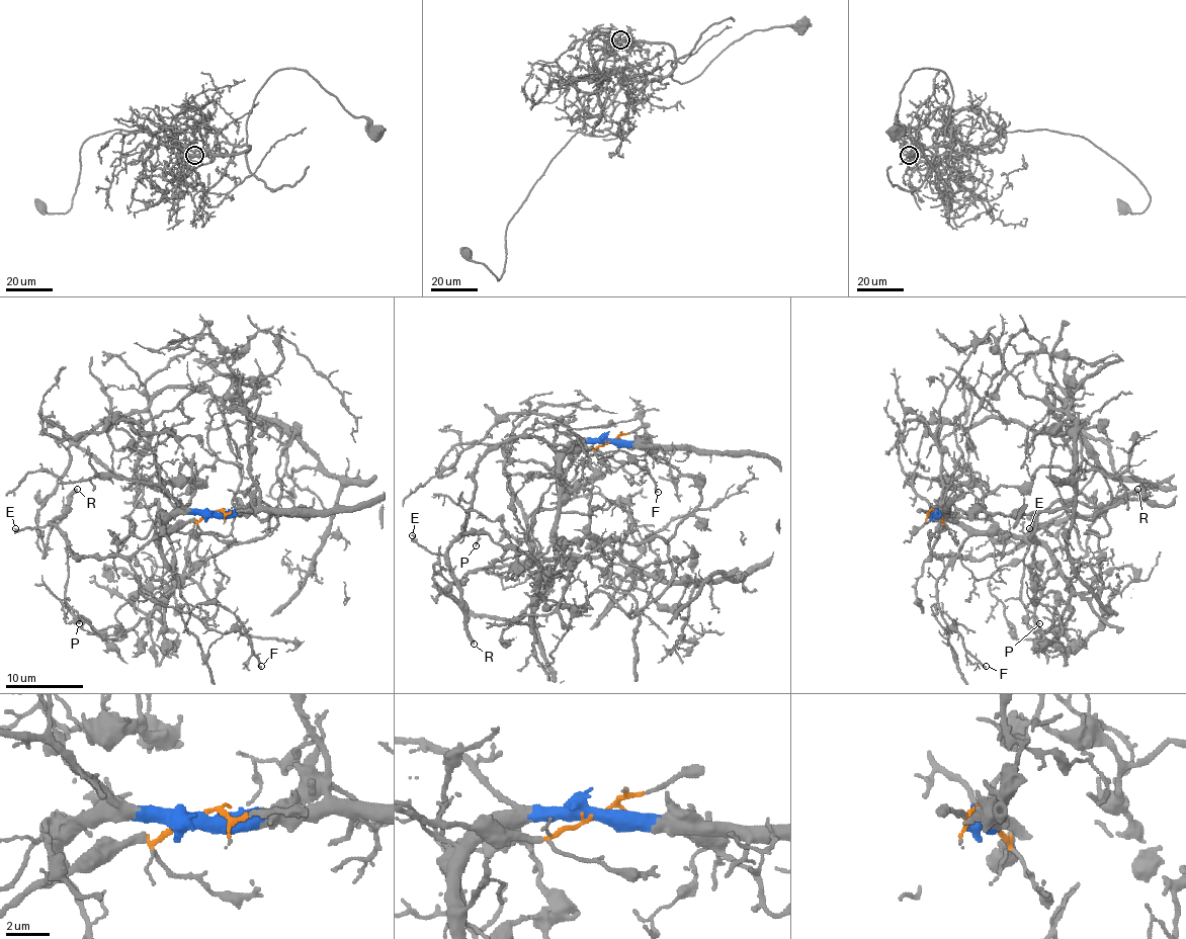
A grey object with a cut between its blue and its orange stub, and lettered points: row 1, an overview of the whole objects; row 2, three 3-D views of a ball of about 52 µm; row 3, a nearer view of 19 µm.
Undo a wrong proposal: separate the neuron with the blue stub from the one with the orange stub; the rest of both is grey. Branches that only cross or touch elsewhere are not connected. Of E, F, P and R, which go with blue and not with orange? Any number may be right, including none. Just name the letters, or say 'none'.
F

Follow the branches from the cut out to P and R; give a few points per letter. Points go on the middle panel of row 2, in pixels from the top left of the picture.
P: (609, 441), (573, 449), (507, 437), (474, 477), (462, 527), (478, 536), (476, 546)
R: (609, 441), (573, 449), (507, 437), (478, 464), (466, 531), (450, 546), (448, 568), (474, 644)

